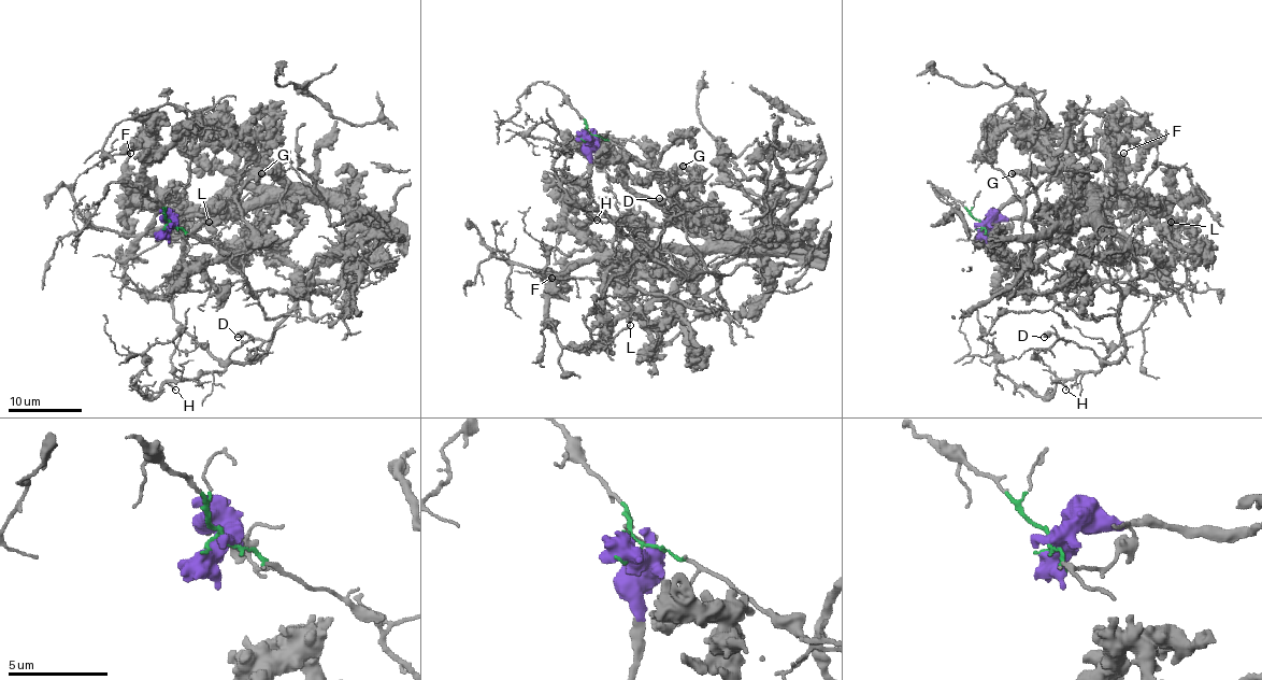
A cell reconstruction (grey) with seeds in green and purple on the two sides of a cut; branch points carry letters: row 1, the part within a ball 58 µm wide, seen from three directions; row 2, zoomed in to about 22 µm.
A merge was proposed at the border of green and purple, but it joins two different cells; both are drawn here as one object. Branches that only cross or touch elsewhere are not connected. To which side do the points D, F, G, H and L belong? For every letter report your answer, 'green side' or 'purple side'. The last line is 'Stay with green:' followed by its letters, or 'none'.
D: green side
F: purple side
G: purple side
H: green side
L: purple side
Stay with green: D, H

